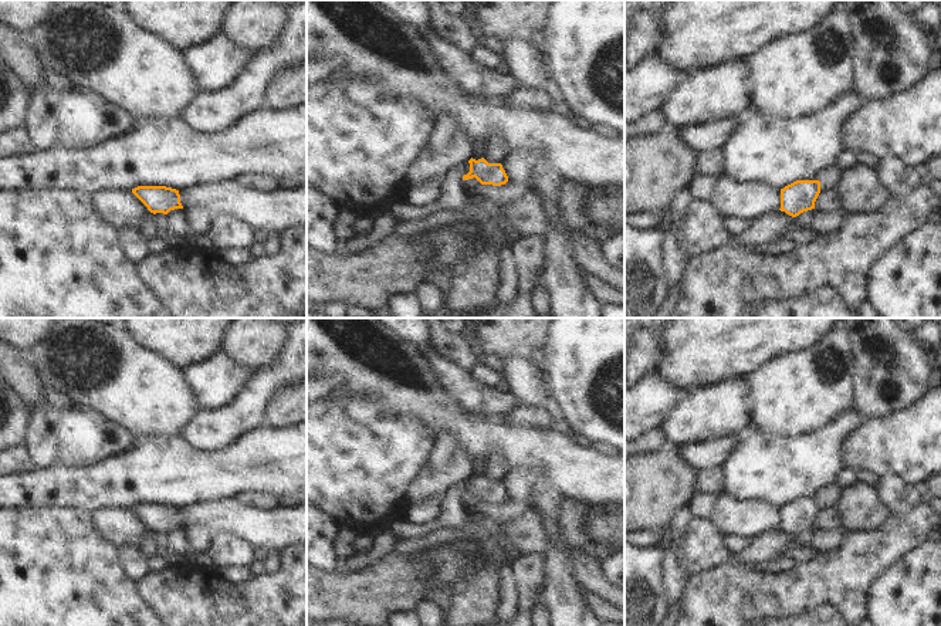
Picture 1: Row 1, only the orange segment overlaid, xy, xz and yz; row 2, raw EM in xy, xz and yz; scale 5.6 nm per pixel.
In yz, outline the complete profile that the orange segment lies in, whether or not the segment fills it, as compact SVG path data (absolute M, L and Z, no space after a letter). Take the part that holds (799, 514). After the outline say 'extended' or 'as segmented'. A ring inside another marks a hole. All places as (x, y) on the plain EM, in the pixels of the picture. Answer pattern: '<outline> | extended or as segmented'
M796 498L781 507L781 529L796 535L803 529L815 527L820 511L819 498Z | as segmented

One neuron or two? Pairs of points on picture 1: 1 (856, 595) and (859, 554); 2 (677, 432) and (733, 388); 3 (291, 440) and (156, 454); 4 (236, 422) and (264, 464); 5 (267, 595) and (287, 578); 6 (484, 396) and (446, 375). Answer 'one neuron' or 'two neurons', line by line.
1: one neuron
2: one neuron
3: one neuron
4: two neurons
5: one neuron
6: one neuron

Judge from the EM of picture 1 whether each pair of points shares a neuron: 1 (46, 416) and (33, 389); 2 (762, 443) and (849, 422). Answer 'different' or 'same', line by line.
1: different
2: same

